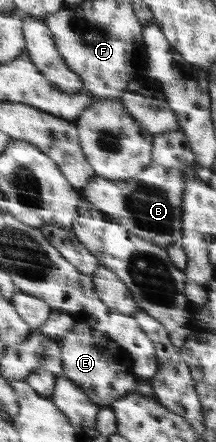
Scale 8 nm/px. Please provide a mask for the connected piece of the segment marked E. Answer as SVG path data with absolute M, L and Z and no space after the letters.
M79 320L77 322L79 328L75 328L75 332L58 340L62 354L63 376L77 384L94 404L101 408L111 406L121 397L135 393L136 377L131 366L116 362L115 356L117 356L117 350L121 350L120 346L115 344L111 337L93 330L92 326L87 326L83 322L85 321Z

